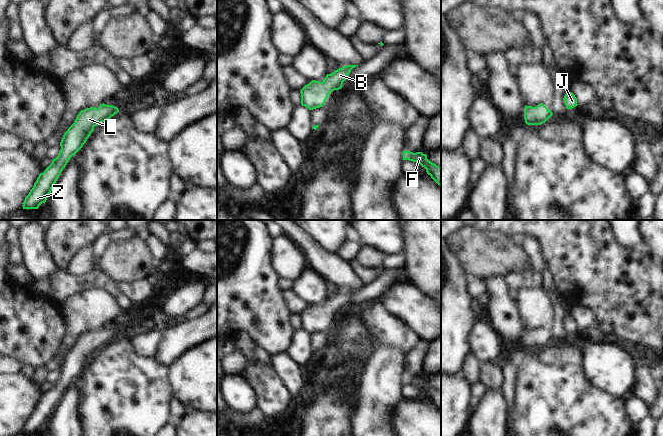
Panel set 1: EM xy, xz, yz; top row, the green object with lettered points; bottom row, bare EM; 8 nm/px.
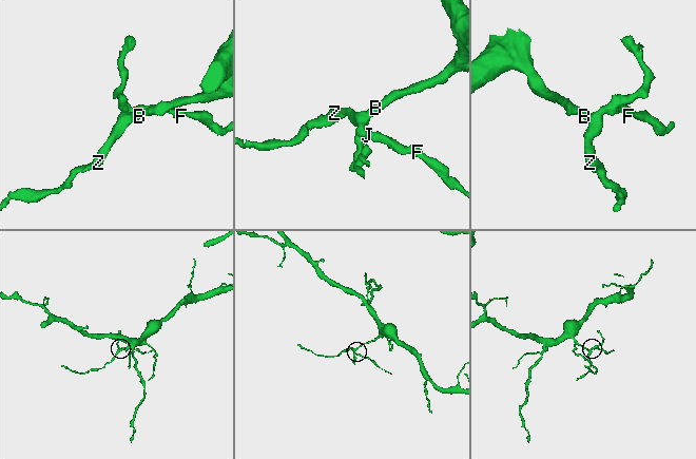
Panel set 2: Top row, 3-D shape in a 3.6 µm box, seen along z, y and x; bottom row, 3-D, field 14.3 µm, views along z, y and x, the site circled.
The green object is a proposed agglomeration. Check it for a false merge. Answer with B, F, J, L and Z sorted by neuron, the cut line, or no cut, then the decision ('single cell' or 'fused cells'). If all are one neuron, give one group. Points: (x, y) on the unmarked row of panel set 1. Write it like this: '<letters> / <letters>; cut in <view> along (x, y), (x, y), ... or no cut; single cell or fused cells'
B F J L Z; no cut; single cell

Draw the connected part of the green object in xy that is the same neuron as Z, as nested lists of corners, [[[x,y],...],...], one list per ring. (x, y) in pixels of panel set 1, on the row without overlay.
[[[101,328],[99,332],[86,332],[77,339],[74,347],[64,357],[60,366],[61,374],[52,387],[40,397],[33,412],[22,427],[23,433],[38,433],[45,427],[61,396],[86,367],[94,351],[109,344],[119,333],[112,329]]]

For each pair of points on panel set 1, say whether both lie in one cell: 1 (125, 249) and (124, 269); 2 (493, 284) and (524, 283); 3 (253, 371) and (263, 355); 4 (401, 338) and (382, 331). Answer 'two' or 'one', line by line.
1: one
2: two
3: two
4: one

